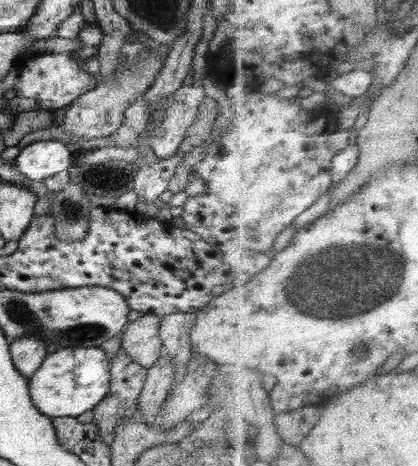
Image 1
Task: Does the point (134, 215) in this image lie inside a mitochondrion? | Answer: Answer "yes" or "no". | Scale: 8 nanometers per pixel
no

